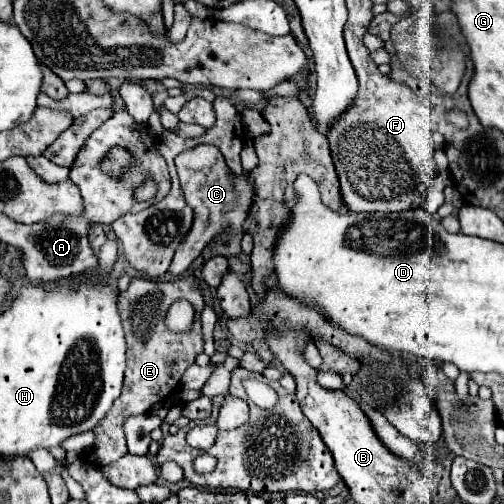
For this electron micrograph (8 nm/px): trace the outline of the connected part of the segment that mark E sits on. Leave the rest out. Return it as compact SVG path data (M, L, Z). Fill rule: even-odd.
M193 275L189 277L177 277L175 281L151 281L151 279L133 279L129 289L119 295L119 313L123 319L125 329L125 341L127 341L127 369L125 369L125 383L121 397L113 403L109 413L101 419L101 425L93 429L95 443L91 453L87 453L87 461L103 467L127 453L125 445L125 433L123 433L123 421L129 415L145 413L157 401L165 401L171 393L179 389L181 375L189 365L195 363L195 357L203 353L203 333L199 325L199 313L205 307L199 283ZM187 299L191 301L197 317L195 325L191 325L185 333L173 333L165 325L165 313L167 309L177 301Z

